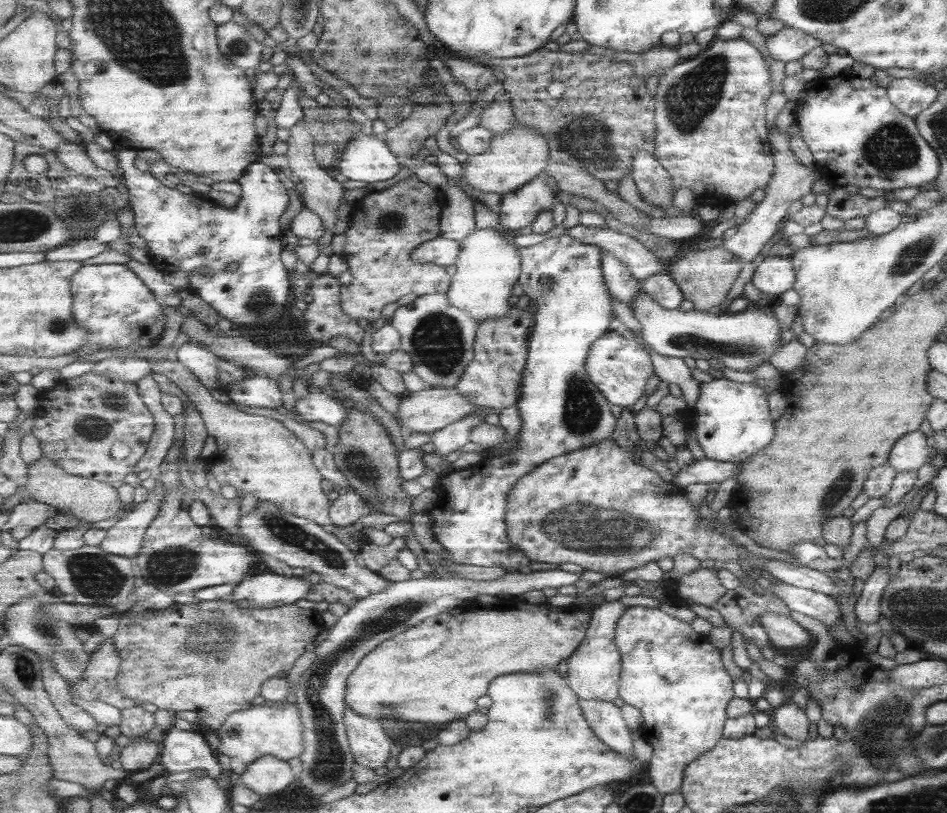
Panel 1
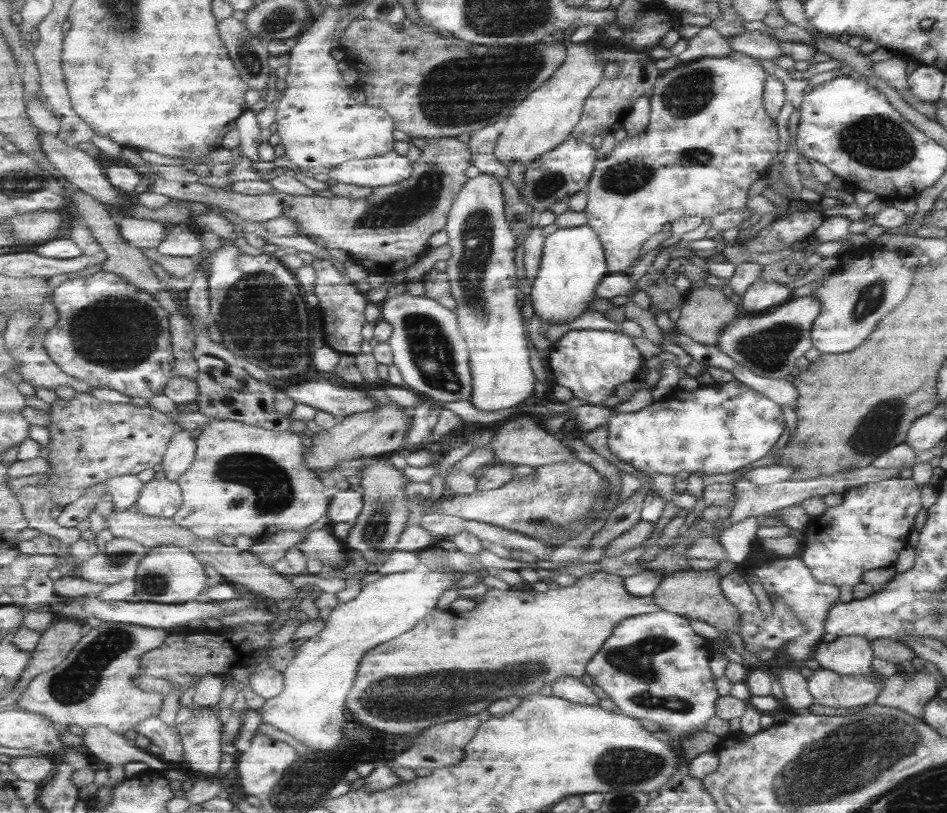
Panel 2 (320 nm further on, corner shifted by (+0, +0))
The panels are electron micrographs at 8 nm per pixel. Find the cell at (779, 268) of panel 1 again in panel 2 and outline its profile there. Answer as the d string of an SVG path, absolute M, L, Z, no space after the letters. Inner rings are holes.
M757 279L745 289L741 296L741 302L738 304L739 311L751 314L771 311L789 300L791 291L776 282Z

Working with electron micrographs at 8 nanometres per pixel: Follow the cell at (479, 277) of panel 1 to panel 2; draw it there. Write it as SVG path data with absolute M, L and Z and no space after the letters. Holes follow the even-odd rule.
M480 173L470 178L457 196L445 227L447 244L452 248L451 258L447 261L449 282L453 296L457 299L456 313L460 322L472 366L473 394L469 402L474 407L495 412L505 408L517 407L526 403L534 392L540 390L531 368L531 350L529 336L525 332L523 314L519 308L519 289L517 289L517 266L515 266L515 248L519 245L517 234L509 224L506 214L503 186L498 177Z

